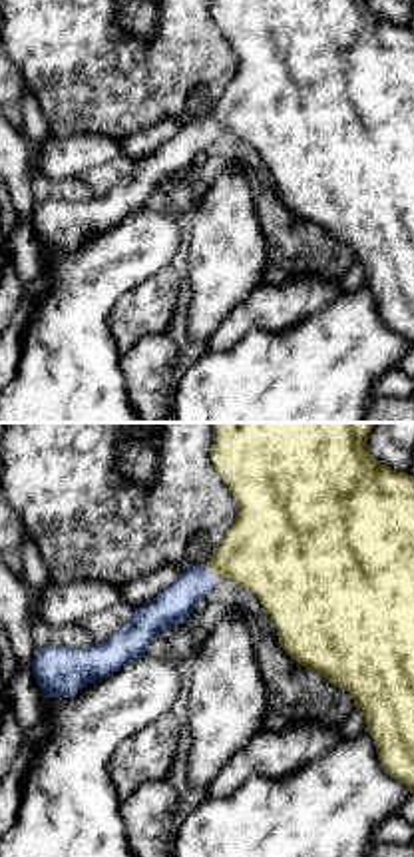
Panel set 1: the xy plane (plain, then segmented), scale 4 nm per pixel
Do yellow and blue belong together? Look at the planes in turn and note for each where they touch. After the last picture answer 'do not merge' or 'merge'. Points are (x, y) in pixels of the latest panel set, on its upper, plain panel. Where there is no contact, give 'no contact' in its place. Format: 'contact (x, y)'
contact (211, 124)

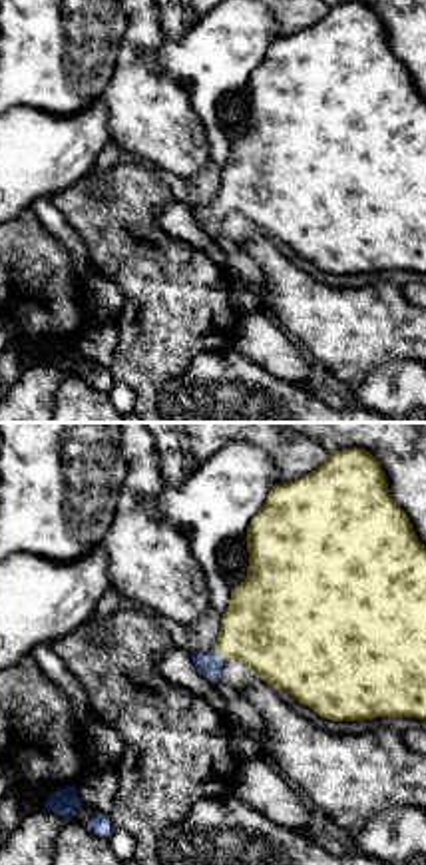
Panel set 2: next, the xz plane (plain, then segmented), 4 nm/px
contact (219, 208)

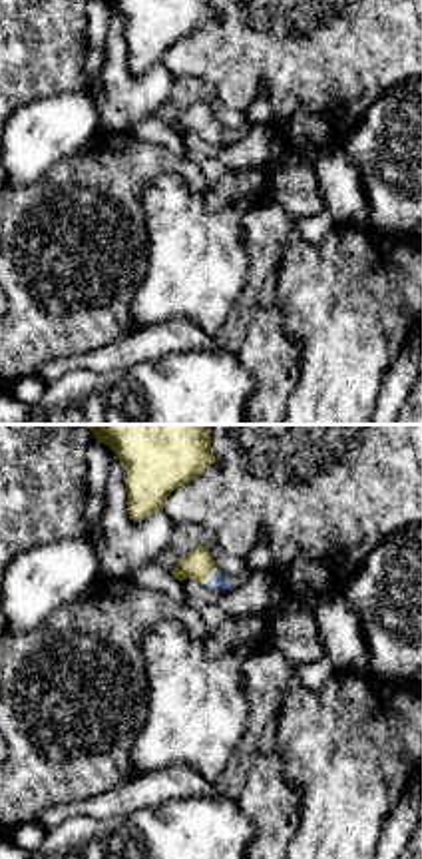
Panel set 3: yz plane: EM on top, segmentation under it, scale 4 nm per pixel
contact (210, 130)

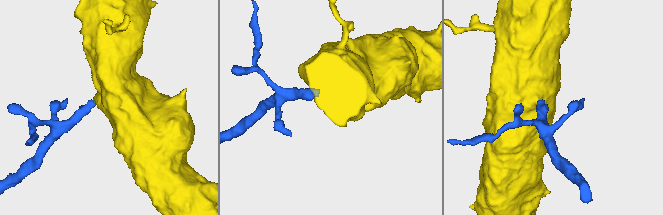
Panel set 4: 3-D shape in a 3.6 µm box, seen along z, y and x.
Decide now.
merge

